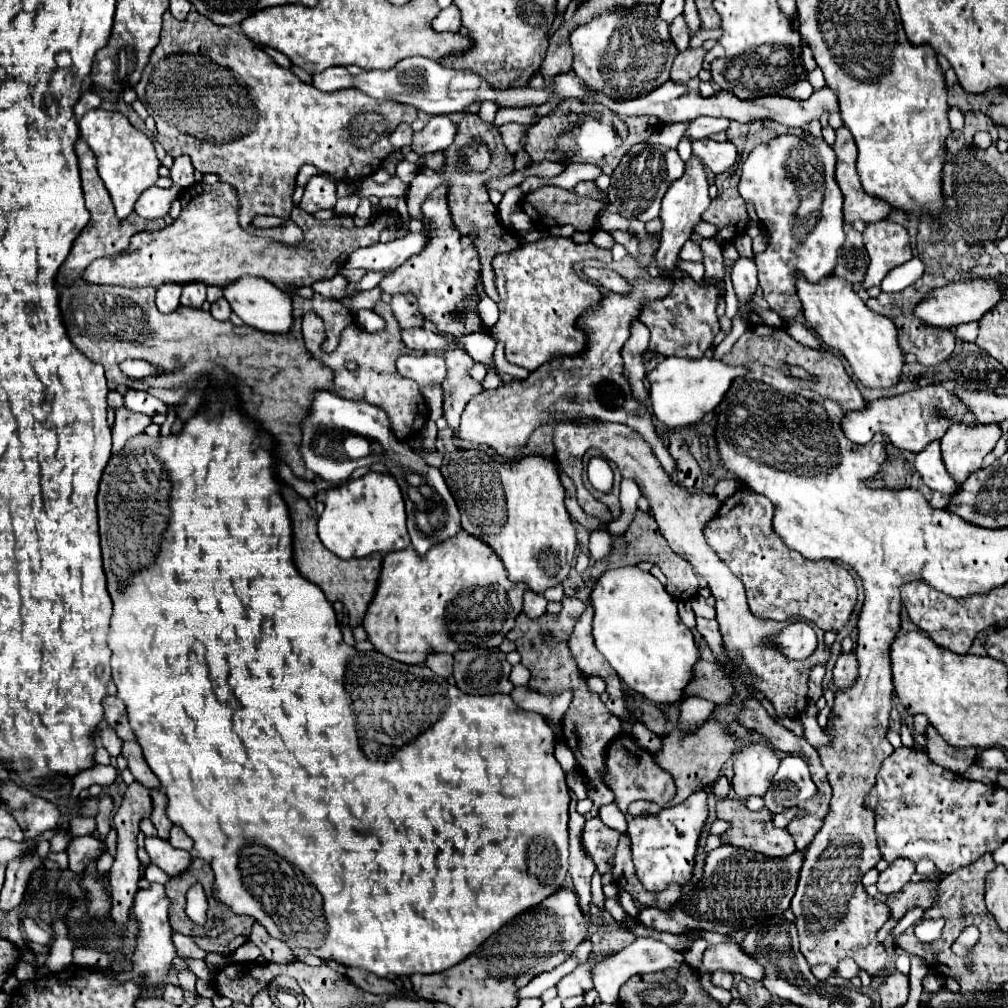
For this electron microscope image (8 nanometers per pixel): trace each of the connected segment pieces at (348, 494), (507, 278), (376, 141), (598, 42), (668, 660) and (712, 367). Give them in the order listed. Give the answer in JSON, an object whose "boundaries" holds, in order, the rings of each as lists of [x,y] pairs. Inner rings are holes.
{"boundaries":[[[[366,473],[364,477],[350,481],[348,485],[324,491],[316,495],[316,501],[324,501],[326,509],[320,515],[318,535],[322,545],[336,553],[340,559],[358,559],[372,553],[390,553],[406,549],[410,537],[406,531],[404,497],[396,485],[396,479],[388,473]]],[[[548,235],[494,257],[500,319],[492,329],[482,329],[506,345],[506,359],[510,363],[534,371],[554,357],[578,355],[586,349],[586,333],[576,331],[576,321],[588,307],[600,303],[600,291],[576,275],[574,263],[582,259],[612,261],[612,253],[590,243],[578,245],[568,237]]],[[[168,11],[164,13],[160,43],[154,47],[134,91],[154,117],[158,129],[156,141],[166,153],[172,157],[186,153],[190,155],[194,169],[202,175],[214,173],[220,181],[228,181],[238,187],[238,219],[248,233],[256,229],[252,227],[252,219],[256,215],[290,215],[294,207],[294,181],[302,165],[316,165],[320,171],[334,175],[338,181],[368,177],[394,151],[390,143],[394,129],[400,123],[412,123],[418,117],[418,111],[412,105],[374,99],[358,89],[334,93],[318,91],[300,81],[290,69],[280,67],[262,49],[256,49],[246,35],[240,35],[236,29],[214,25],[198,11],[190,11],[184,21],[174,19]]],[[[638,3],[630,9],[602,11],[590,23],[572,31],[574,71],[592,91],[608,93],[616,101],[634,99],[654,91],[670,79],[670,67],[678,49],[670,39],[670,25],[658,17],[656,5]]],[[[620,567],[606,571],[590,593],[594,605],[594,641],[598,651],[614,667],[618,677],[634,691],[642,693],[654,703],[674,705],[682,699],[684,687],[694,679],[694,665],[698,661],[698,647],[692,631],[680,621],[676,601],[666,593],[664,585],[650,573],[638,567]]],[[[666,357],[658,363],[654,371],[650,371],[650,395],[652,395],[652,409],[660,423],[668,429],[682,429],[688,425],[698,423],[706,413],[714,411],[726,391],[730,389],[732,381],[746,375],[746,367],[732,367],[718,359],[688,359],[688,357]]]]}

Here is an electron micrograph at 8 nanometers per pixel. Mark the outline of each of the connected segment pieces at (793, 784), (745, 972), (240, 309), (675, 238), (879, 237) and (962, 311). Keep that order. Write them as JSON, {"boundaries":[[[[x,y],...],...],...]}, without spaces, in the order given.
{"boundaries":[[[[788,755],[788,757],[782,759],[780,769],[774,775],[774,781],[770,785],[770,791],[764,793],[762,799],[764,799],[764,807],[766,809],[770,809],[772,813],[782,813],[784,809],[796,807],[800,801],[810,799],[814,793],[816,793],[816,785],[810,779],[810,771],[808,771],[806,761],[802,757],[798,757],[798,755]]],[[[728,943],[708,947],[698,971],[714,973],[716,969],[726,969],[730,973],[738,973],[752,981],[762,981],[764,977],[764,969],[754,957],[748,957],[738,945],[728,945]]],[[[240,277],[234,285],[226,285],[224,299],[232,305],[232,311],[250,327],[268,331],[268,333],[286,333],[292,327],[292,301],[290,295],[274,287],[268,279],[262,277]]],[[[690,157],[690,161],[686,163],[686,171],[684,175],[674,181],[674,185],[670,185],[670,189],[666,191],[664,199],[662,199],[662,211],[660,211],[660,219],[662,219],[662,243],[660,249],[656,251],[656,261],[660,267],[660,275],[662,277],[672,277],[676,265],[678,265],[678,253],[682,249],[682,245],[690,239],[694,227],[700,223],[700,215],[704,213],[704,209],[710,205],[710,197],[708,197],[708,181],[706,181],[706,169],[702,165],[702,161],[698,161],[698,157]]],[[[890,219],[868,223],[864,229],[864,243],[870,255],[870,265],[862,279],[864,289],[880,285],[890,269],[912,259],[910,235],[906,227]]],[[[974,279],[974,281],[956,281],[950,283],[946,287],[934,289],[930,291],[924,301],[916,307],[916,315],[932,327],[944,327],[944,329],[956,329],[962,323],[970,323],[970,321],[978,321],[984,313],[988,313],[994,305],[998,305],[998,301],[1004,299],[1004,289],[1000,281],[982,281],[982,279]]]]}

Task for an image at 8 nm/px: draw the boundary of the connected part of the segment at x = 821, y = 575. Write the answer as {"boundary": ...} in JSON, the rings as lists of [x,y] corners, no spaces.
{"boundary":[[[738,487],[736,493],[722,503],[712,521],[706,523],[704,535],[708,545],[744,583],[748,607],[756,617],[776,621],[800,617],[816,623],[824,631],[840,631],[856,605],[856,583],[852,575],[830,559],[810,561],[798,551],[788,549],[774,533],[770,509],[774,509],[770,499]]]}

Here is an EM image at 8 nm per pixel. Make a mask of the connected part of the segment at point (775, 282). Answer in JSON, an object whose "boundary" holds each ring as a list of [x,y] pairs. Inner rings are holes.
{"boundary":[[[804,129],[802,137],[782,135],[770,143],[758,145],[742,165],[738,191],[744,201],[752,201],[756,205],[758,219],[770,237],[768,249],[756,255],[758,281],[764,291],[764,299],[784,321],[794,319],[802,311],[794,287],[794,273],[800,271],[808,281],[818,283],[834,273],[836,253],[844,243],[842,191],[834,179],[834,165],[834,149],[822,137],[814,137],[808,129]],[[812,175],[822,175],[822,179],[814,181]],[[800,185],[820,185],[816,189],[824,195],[820,209],[810,211],[804,217],[798,215],[802,201],[798,193]]]}

